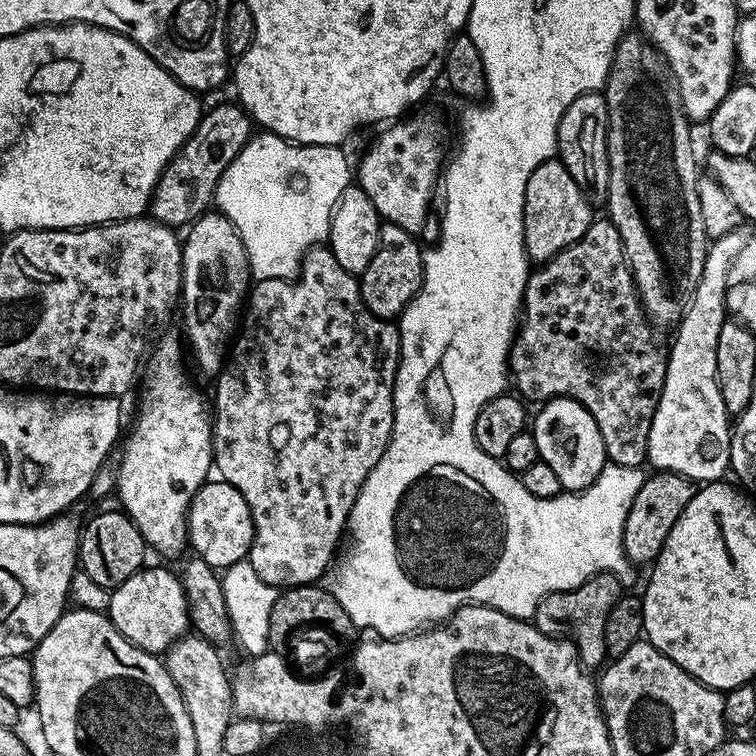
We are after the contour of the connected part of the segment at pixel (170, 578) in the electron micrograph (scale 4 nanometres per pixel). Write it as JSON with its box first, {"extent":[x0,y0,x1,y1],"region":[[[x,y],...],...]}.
{"extent":[106,566,190,654],"region":[[[145,566],[134,573],[126,582],[111,589],[108,598],[108,610],[106,613],[112,625],[125,636],[130,643],[142,650],[153,654],[163,654],[189,631],[190,621],[188,618],[188,603],[184,597],[184,585],[180,583],[179,575],[174,571],[167,572],[164,568],[151,568]]]}

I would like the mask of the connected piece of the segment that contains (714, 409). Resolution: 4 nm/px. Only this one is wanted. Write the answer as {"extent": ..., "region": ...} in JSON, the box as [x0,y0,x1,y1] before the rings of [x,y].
{"extent":[647,230,746,482],"region":[[[740,230],[727,233],[711,241],[708,257],[702,266],[702,276],[698,278],[698,286],[689,298],[684,316],[675,325],[676,337],[672,340],[672,348],[667,349],[668,369],[664,375],[664,385],[658,406],[654,410],[654,418],[650,422],[648,435],[647,463],[653,464],[653,469],[661,472],[682,474],[693,482],[716,482],[721,479],[723,472],[729,471],[730,442],[732,441],[732,424],[730,414],[722,402],[722,394],[718,390],[716,381],[716,367],[718,366],[718,333],[721,332],[726,317],[727,308],[727,272],[736,257],[744,251],[746,239]]]}

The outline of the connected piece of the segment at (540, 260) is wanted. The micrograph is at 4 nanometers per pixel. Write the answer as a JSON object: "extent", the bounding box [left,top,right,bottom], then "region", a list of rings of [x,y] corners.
{"extent":[524,158,594,266],"region":[[[558,158],[542,162],[542,166],[538,166],[526,182],[524,249],[528,251],[529,261],[536,266],[545,264],[550,258],[554,258],[554,254],[558,254],[562,250],[566,250],[566,246],[578,242],[592,224],[594,219],[592,212],[594,212],[593,205],[588,203],[588,197],[580,189],[578,182],[574,182],[574,178],[570,178],[570,170],[566,170],[564,163]]]}

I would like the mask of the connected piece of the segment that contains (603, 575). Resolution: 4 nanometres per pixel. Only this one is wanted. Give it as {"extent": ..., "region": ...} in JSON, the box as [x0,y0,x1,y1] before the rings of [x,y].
{"extent":[534,572,622,670],"region":[[[599,572],[582,586],[565,592],[555,592],[542,598],[542,602],[538,602],[536,607],[534,623],[536,628],[545,632],[547,636],[556,636],[559,640],[570,641],[578,650],[580,663],[585,669],[593,670],[592,668],[596,667],[599,669],[608,656],[606,618],[612,607],[620,600],[621,595],[622,585],[619,578],[613,576],[611,572]]]}

